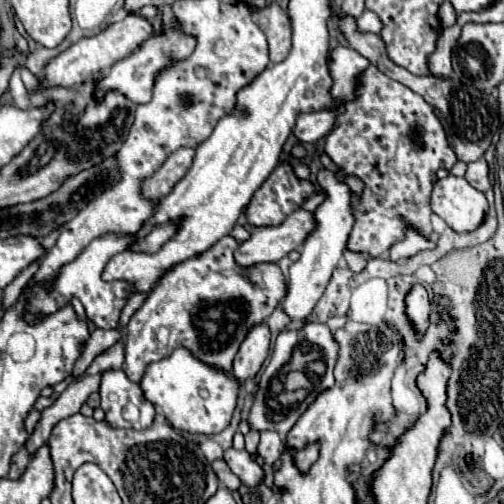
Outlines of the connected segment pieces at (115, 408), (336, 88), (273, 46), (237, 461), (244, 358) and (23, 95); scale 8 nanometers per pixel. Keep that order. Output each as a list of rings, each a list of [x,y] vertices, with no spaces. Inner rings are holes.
[[[123,369],[105,371],[99,393],[101,393],[101,409],[105,411],[105,421],[111,427],[143,431],[153,425],[155,407],[143,397],[141,387],[127,379]],[[129,403],[139,407],[139,421],[135,421],[135,423],[129,423],[123,419],[123,407]]]
[[[349,47],[333,49],[329,61],[329,71],[333,77],[333,87],[331,87],[333,99],[353,99],[357,77],[367,65],[369,61]]]
[[[267,5],[265,9],[255,11],[253,19],[269,41],[271,63],[281,63],[291,49],[291,27],[287,13],[277,5]]]
[[[227,449],[223,459],[227,461],[227,465],[231,467],[231,471],[241,479],[241,483],[249,489],[255,489],[263,483],[263,477],[265,477],[265,471],[261,469],[261,465],[243,449],[243,451],[237,451],[237,449]]]
[[[263,323],[253,327],[245,337],[233,361],[233,377],[239,383],[253,381],[253,377],[263,367],[263,361],[267,359],[267,355],[269,355],[269,327]]]
[[[19,69],[13,71],[13,75],[11,75],[11,83],[9,83],[9,89],[11,89],[11,93],[13,93],[13,99],[15,99],[15,105],[17,105],[17,107],[21,107],[21,109],[31,107],[31,101],[29,101],[29,95],[27,95],[25,85],[23,85],[23,81],[21,81]]]

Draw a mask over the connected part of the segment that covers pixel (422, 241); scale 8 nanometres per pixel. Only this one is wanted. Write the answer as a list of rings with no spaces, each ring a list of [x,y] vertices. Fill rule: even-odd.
[[[409,225],[407,227],[407,233],[405,233],[405,239],[403,241],[397,241],[389,249],[389,261],[399,261],[399,259],[405,259],[405,257],[413,257],[419,251],[433,249],[433,247],[437,247],[435,241],[431,241],[427,235],[423,235],[421,231],[417,231],[415,227]]]

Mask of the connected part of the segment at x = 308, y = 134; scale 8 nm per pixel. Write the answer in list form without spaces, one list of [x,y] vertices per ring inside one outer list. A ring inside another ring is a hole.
[[[339,107],[337,111],[325,109],[325,111],[317,111],[311,115],[299,115],[297,117],[297,125],[295,125],[295,139],[299,143],[315,143],[321,137],[325,137],[335,123],[335,115],[341,113],[343,107]]]

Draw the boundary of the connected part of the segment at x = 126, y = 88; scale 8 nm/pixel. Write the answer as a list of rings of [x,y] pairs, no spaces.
[[[165,5],[163,7],[163,27],[165,27],[165,33],[159,33],[157,37],[151,37],[147,39],[137,51],[133,51],[129,57],[117,61],[105,75],[103,79],[99,81],[97,85],[97,95],[103,97],[107,91],[111,89],[117,89],[121,91],[123,95],[127,95],[131,101],[135,103],[147,103],[151,99],[151,89],[153,89],[153,83],[155,83],[155,77],[161,69],[169,67],[171,63],[175,61],[181,61],[181,59],[187,59],[191,55],[191,51],[195,49],[195,39],[193,37],[187,37],[183,33],[177,31],[177,23],[173,19],[173,13],[171,13],[171,7]]]

